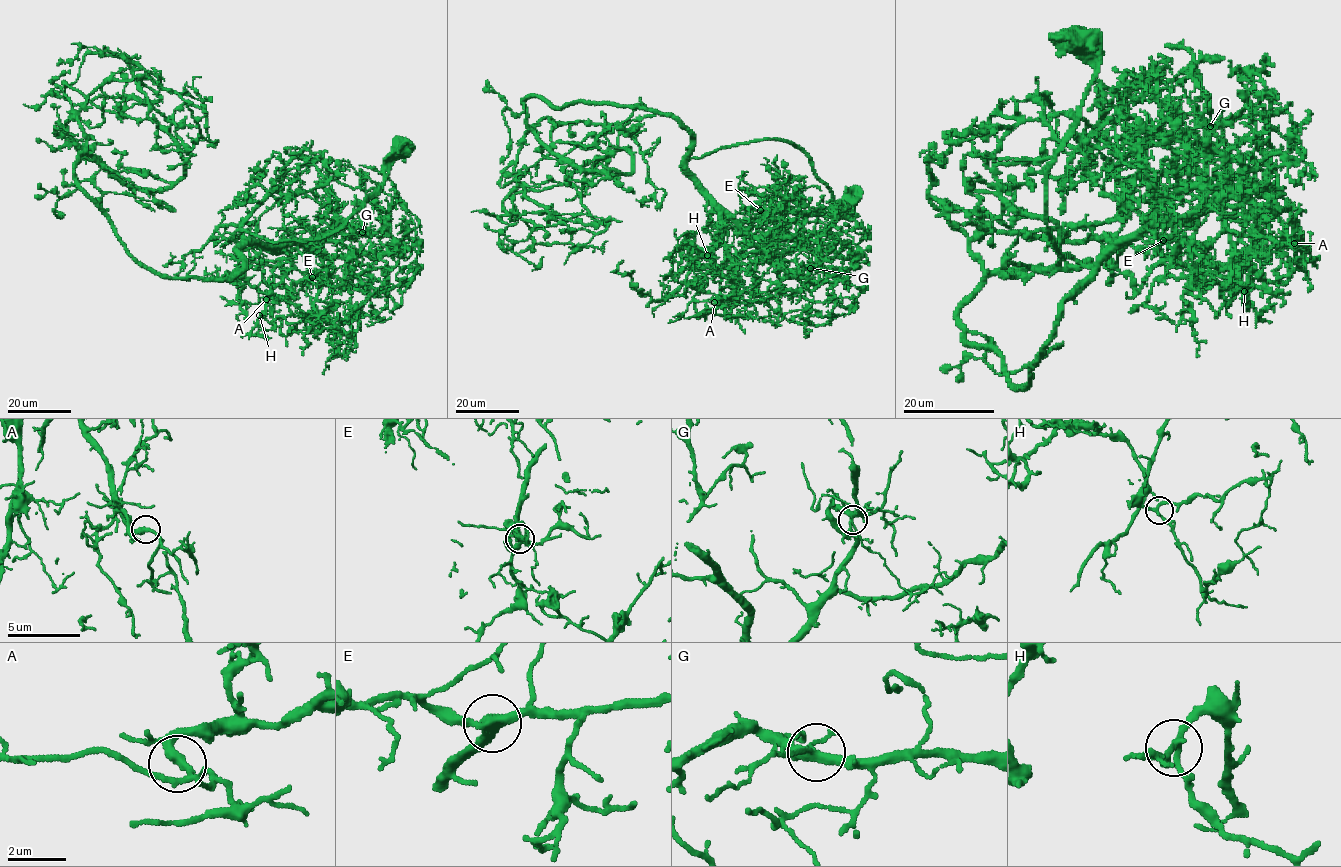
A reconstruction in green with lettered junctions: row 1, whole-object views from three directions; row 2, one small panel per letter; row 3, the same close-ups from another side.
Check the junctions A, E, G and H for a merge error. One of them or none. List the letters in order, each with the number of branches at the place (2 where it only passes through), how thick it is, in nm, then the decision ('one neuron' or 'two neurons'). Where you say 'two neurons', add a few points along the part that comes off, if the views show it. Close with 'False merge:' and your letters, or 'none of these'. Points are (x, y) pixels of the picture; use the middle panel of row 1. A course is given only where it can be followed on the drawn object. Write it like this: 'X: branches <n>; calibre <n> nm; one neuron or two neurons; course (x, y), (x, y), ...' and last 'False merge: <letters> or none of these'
A: branches 3; calibre 260 nm; one neuron
E: branches 3; calibre 360 nm; one neuron
G: branches 3; calibre 280 nm; one neuron
H: branches 3; calibre 190 nm; one neuron
False merge: none of these

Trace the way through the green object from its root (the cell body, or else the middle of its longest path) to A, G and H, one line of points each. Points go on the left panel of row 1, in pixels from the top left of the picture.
A: (399, 146), (381, 189), (335, 231), (277, 242), (236, 232), (242, 244), (286, 249), (267, 299)
G: (399, 146), (381, 189), (339, 229), (234, 238), (275, 247), (362, 232)
H: (399, 146), (381, 189), (335, 231), (277, 242), (236, 232), (235, 241), (291, 258), (259, 315)

